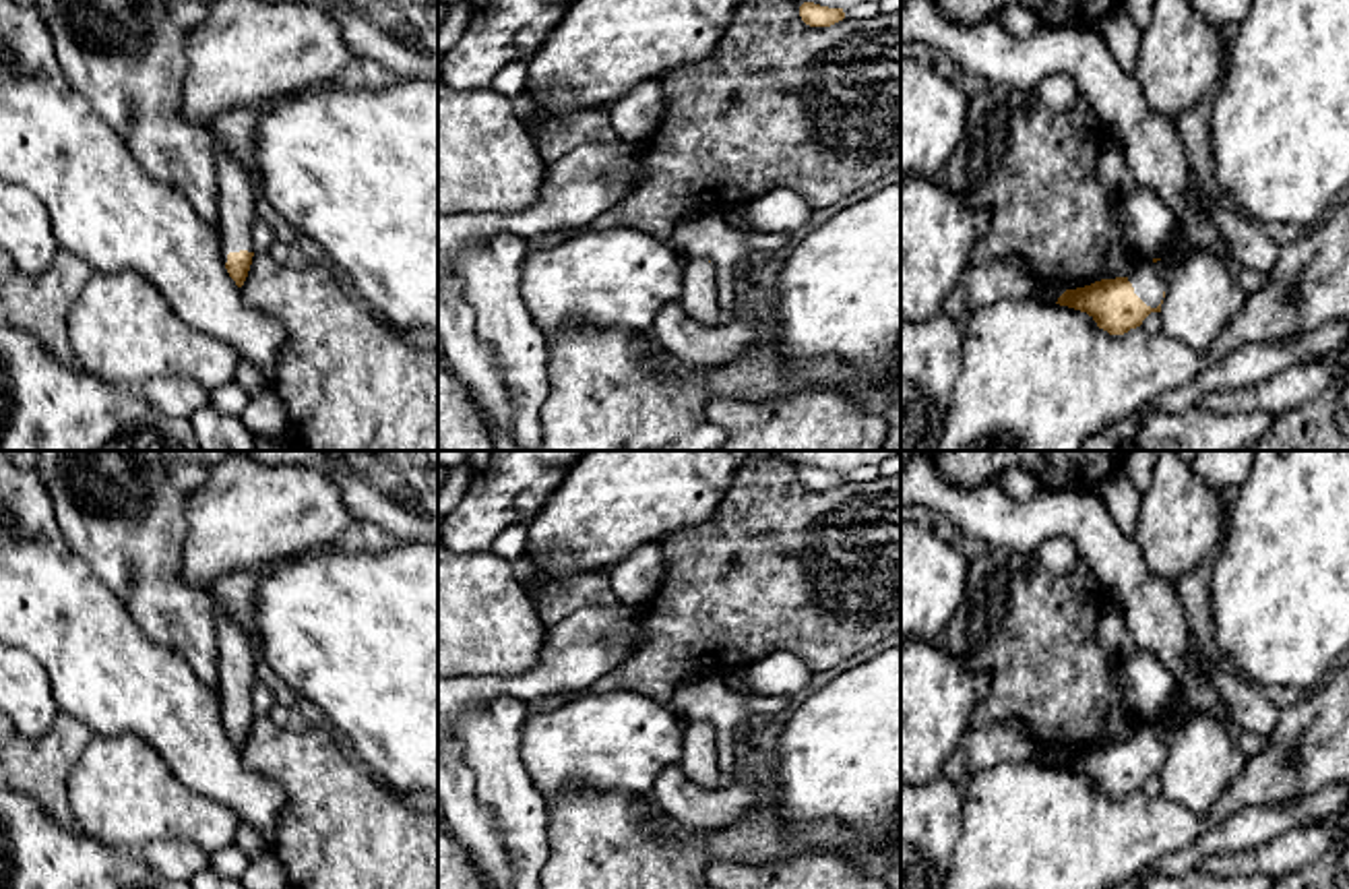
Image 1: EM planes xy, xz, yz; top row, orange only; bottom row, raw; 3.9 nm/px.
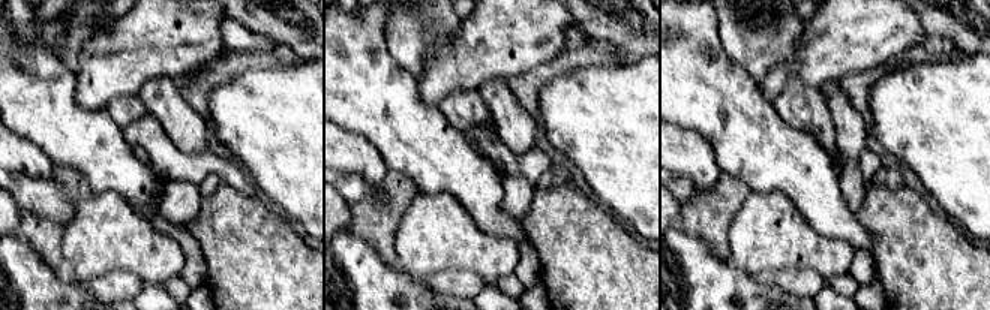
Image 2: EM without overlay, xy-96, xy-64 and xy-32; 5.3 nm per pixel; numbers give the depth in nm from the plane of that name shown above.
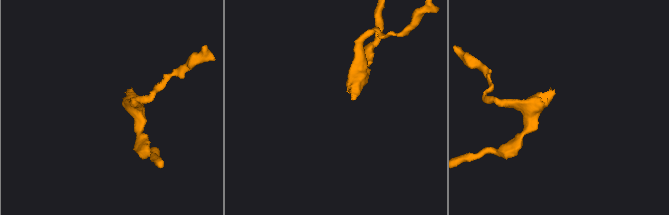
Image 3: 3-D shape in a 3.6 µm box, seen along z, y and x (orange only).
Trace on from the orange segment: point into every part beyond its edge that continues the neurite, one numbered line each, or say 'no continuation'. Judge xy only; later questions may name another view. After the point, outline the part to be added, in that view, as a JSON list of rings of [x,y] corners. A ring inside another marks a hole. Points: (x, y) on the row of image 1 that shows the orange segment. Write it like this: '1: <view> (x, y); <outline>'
1: xy (236, 211); [[[215,139],[215,163],[219,178],[217,234],[221,238],[221,258],[229,252],[254,252],[252,225],[256,221],[256,176],[244,167]]]

